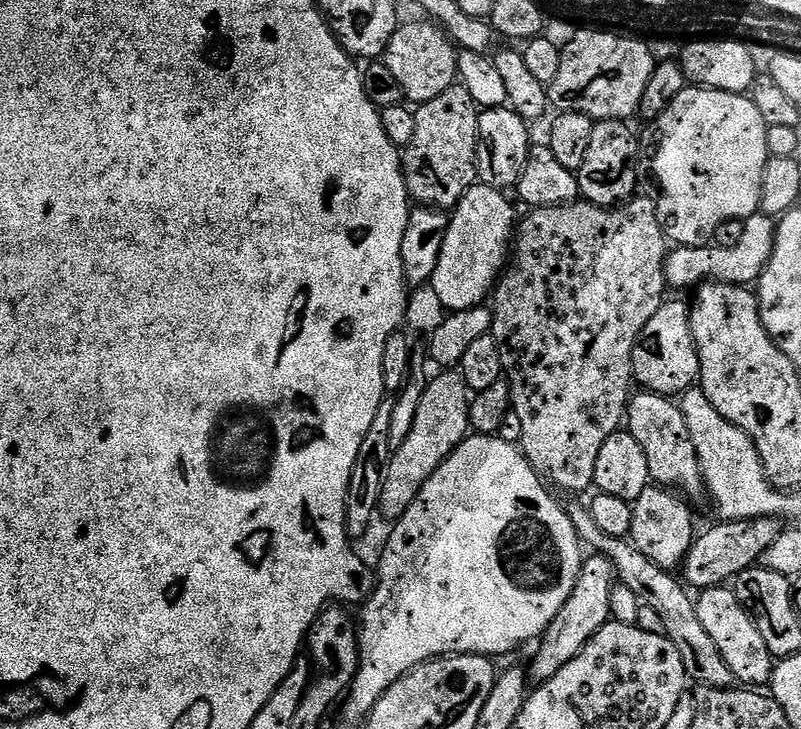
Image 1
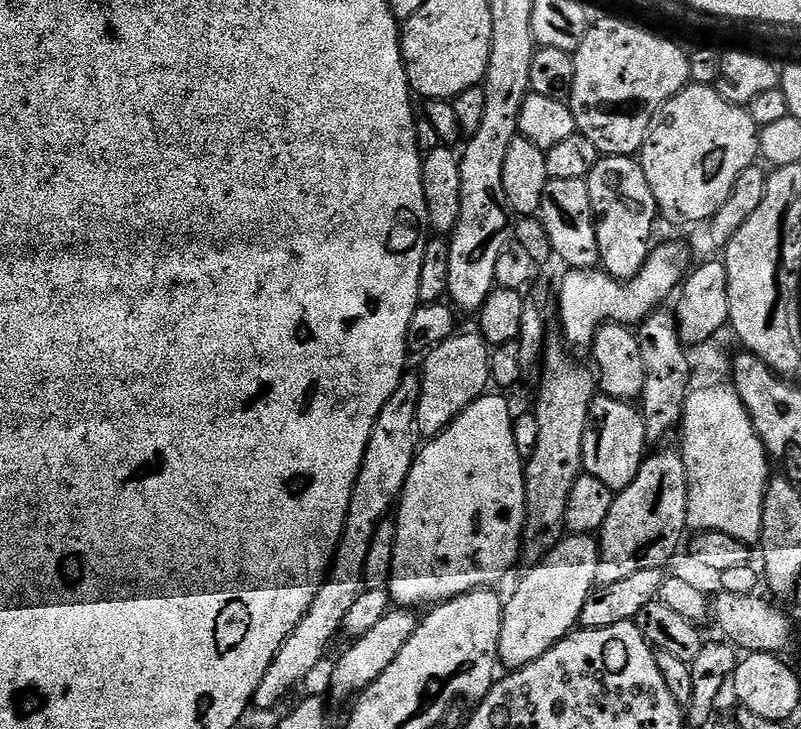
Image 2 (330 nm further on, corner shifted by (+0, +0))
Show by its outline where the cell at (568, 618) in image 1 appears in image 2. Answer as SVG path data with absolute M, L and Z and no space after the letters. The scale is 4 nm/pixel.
M673 450L673 452L656 452L647 457L642 467L638 470L638 474L634 478L634 482L630 482L630 486L626 486L621 490L621 492L616 493L616 501L614 502L614 506L610 506L610 514L606 514L606 522L600 527L598 533L598 543L600 545L600 557L598 558L598 574L596 575L597 585L603 586L605 584L613 584L614 582L622 582L622 578L630 578L630 574L638 574L638 570L650 570L651 568L664 568L667 565L667 560L671 558L672 555L675 554L676 551L681 551L682 541L685 539L684 532L686 533L686 529L688 528L688 475L686 474L686 466L684 465L683 455L679 451Z

